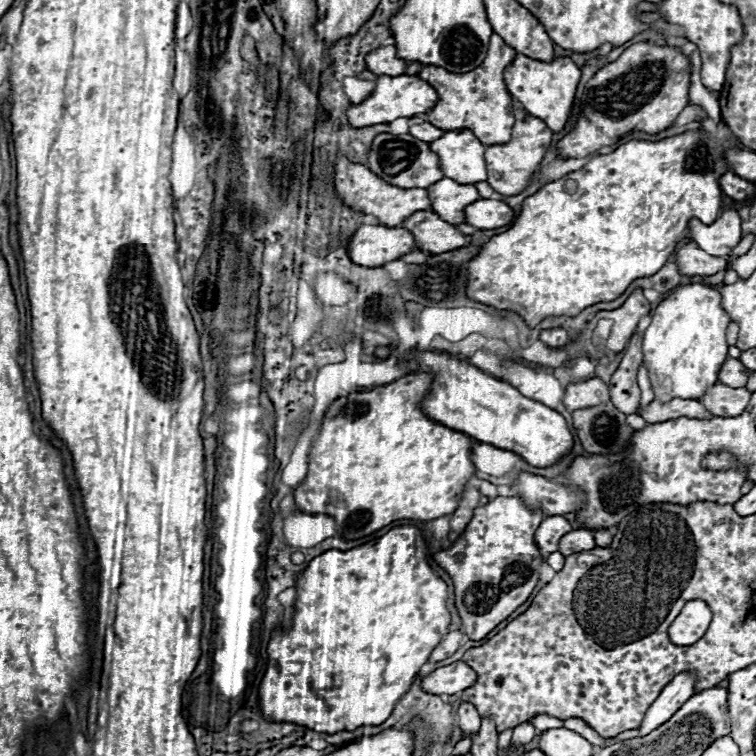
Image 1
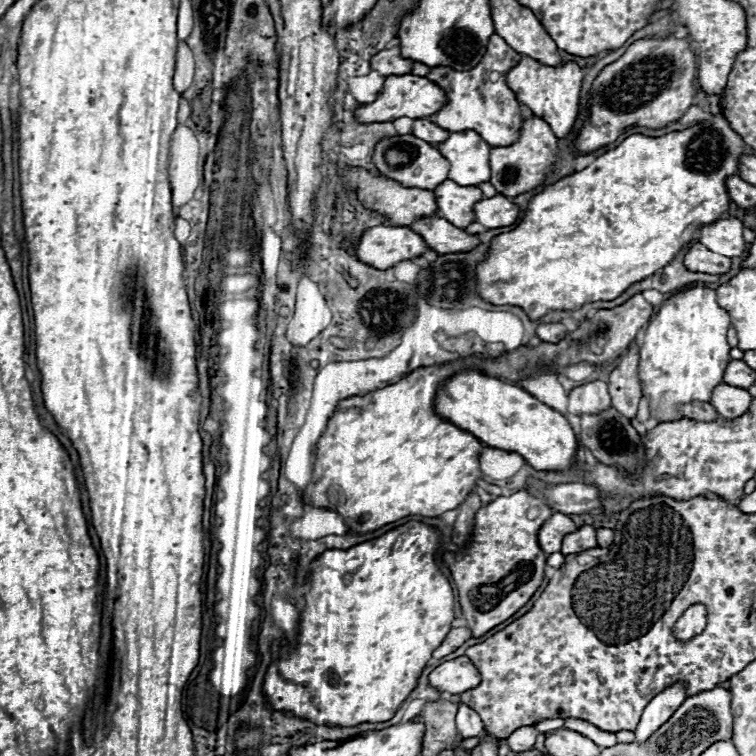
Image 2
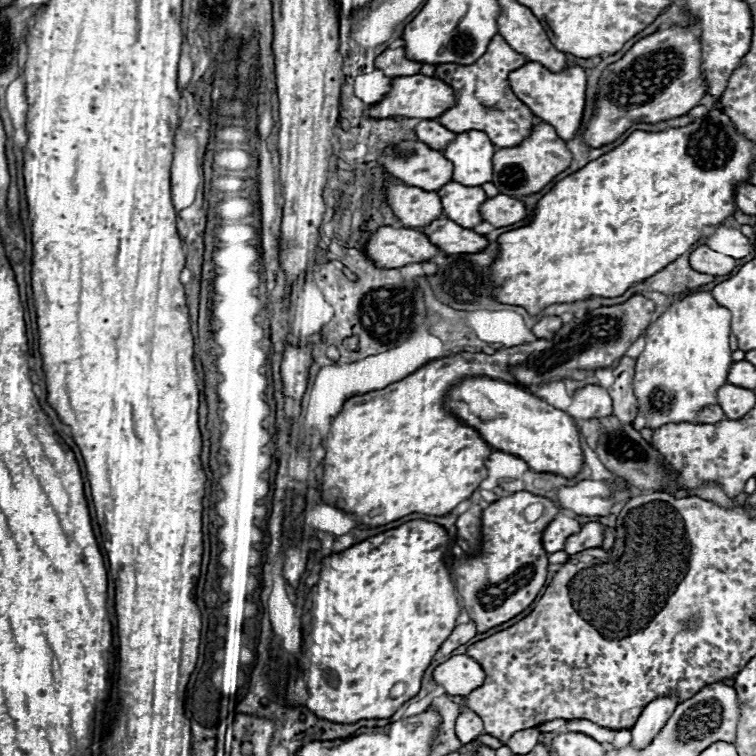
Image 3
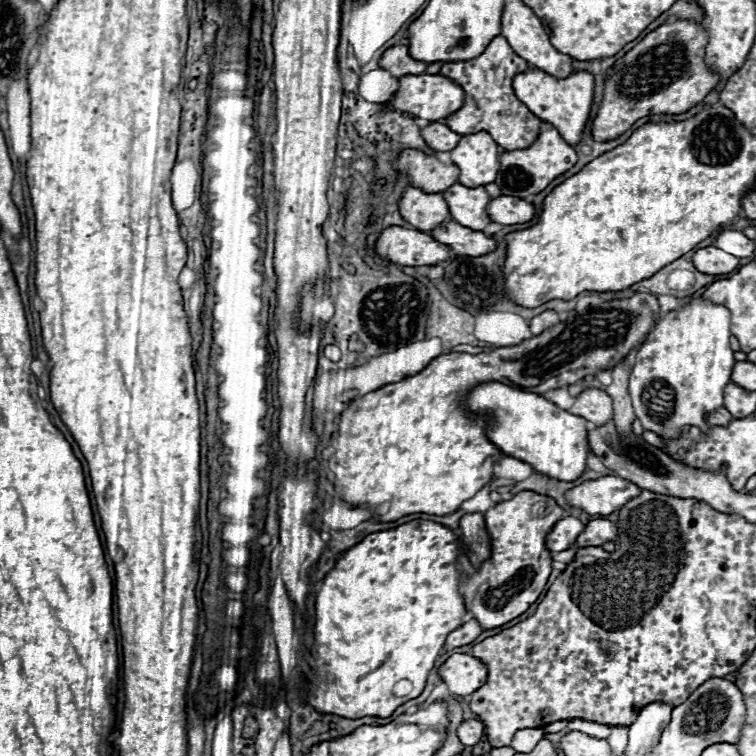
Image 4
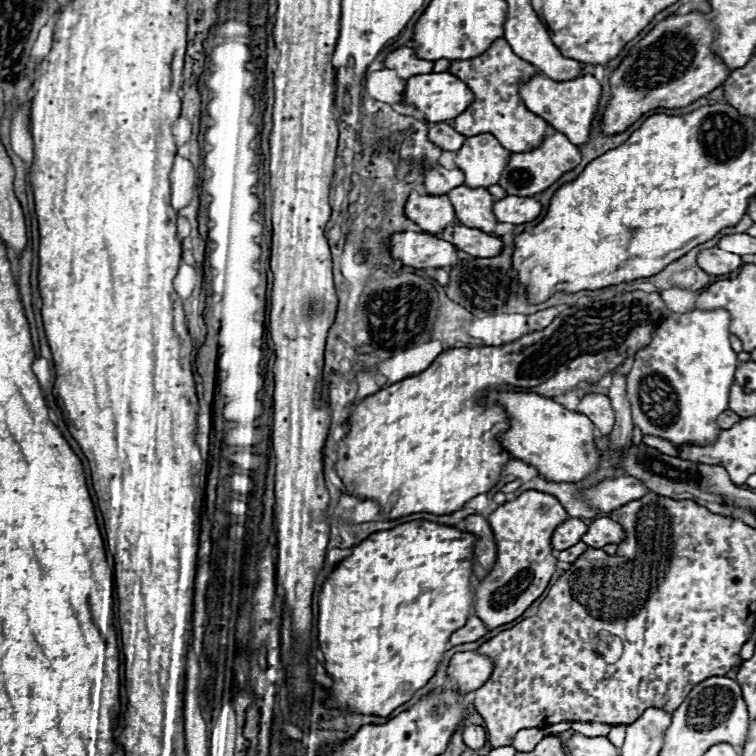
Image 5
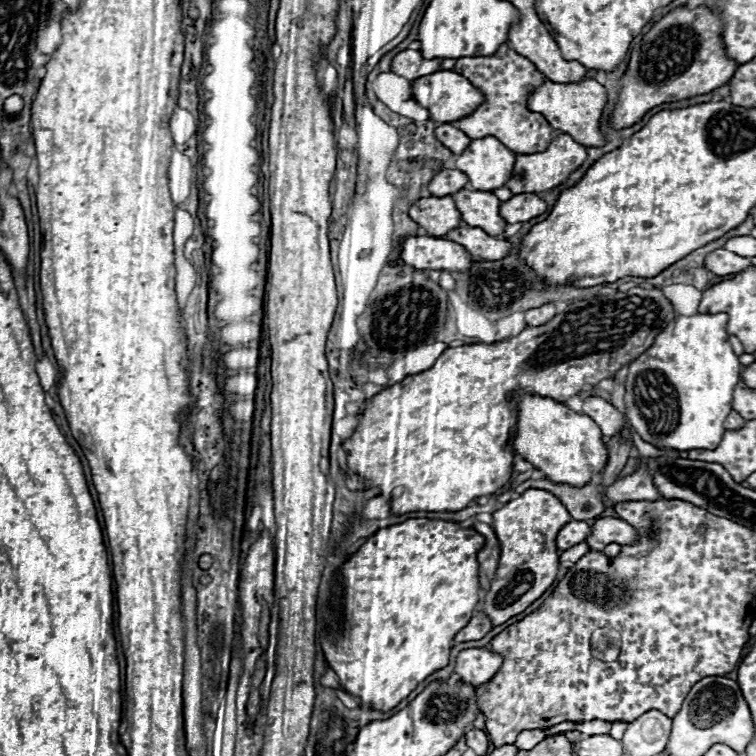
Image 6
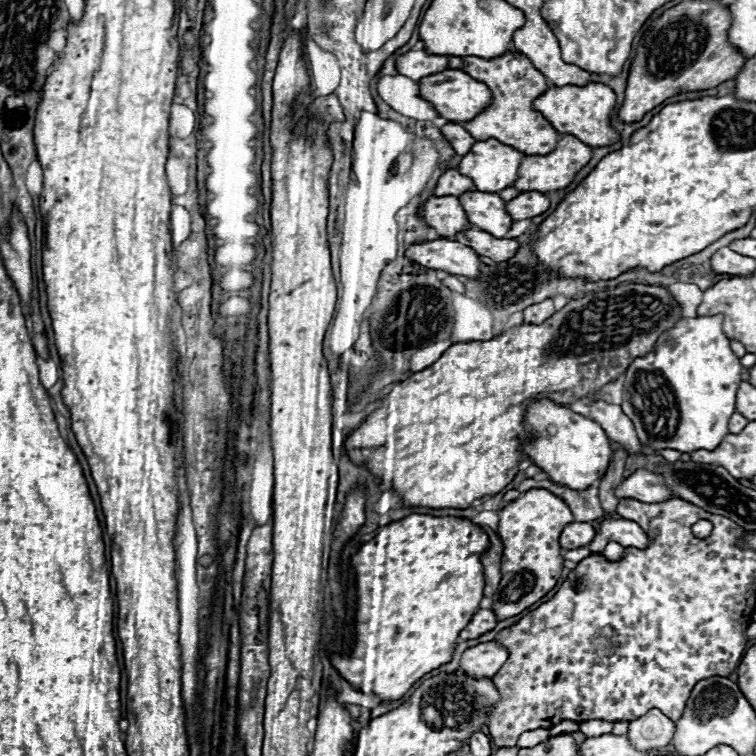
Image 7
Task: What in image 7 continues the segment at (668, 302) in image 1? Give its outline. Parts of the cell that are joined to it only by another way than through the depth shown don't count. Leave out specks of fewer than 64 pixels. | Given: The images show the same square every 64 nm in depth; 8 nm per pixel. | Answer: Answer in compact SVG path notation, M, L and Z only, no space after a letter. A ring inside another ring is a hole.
M722 314L682 318L656 340L646 356L628 366L620 406L632 420L642 444L652 450L714 450L728 434L728 418L734 414L742 364L730 350L722 322Z

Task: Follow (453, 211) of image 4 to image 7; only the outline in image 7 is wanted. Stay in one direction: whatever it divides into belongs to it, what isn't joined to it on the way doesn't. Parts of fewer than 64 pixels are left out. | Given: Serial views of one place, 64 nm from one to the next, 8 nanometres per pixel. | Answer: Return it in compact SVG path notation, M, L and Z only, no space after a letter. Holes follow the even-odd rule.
M464 192L458 196L468 220L480 230L504 238L512 226L512 218L506 214L506 202L498 194Z

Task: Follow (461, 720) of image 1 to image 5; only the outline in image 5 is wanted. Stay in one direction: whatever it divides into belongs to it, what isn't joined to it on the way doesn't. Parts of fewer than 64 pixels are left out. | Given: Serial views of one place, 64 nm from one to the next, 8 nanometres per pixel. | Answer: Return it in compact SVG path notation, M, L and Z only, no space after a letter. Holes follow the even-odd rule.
M468 724L466 728L462 728L462 740L464 740L464 744L468 748L478 750L478 748L482 748L486 744L486 732L478 724Z

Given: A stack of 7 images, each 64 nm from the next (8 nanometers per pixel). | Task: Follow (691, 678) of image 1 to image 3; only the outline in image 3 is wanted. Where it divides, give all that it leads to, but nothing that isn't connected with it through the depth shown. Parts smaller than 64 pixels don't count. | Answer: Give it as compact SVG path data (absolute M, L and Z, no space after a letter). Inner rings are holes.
M668 694L668 696L660 696L656 700L652 700L640 714L636 726L632 726L632 746L640 748L640 746L648 746L648 742L652 742L652 738L662 730L664 722L668 722L672 710L680 704L676 694Z

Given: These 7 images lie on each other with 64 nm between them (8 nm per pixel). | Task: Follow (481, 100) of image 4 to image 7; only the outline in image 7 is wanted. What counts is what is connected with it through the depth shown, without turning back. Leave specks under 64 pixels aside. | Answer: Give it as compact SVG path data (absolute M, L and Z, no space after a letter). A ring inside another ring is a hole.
M504 52L498 58L476 58L468 56L464 58L464 66L460 68L468 76L472 76L478 82L484 82L492 92L492 102L486 110L482 110L476 118L464 122L464 128L472 134L474 140L488 140L496 138L498 142L516 148L522 154L550 154L558 142L558 132L552 130L550 122L532 110L534 98L538 98L546 90L546 78L524 58L524 54L516 52Z

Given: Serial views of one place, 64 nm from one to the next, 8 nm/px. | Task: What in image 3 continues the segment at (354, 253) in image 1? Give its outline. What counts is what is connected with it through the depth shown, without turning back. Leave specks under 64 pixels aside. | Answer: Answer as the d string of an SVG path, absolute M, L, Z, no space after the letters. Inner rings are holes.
M378 228L364 246L364 254L378 268L400 268L412 262L424 262L440 254L432 246L426 234L420 234L414 228Z

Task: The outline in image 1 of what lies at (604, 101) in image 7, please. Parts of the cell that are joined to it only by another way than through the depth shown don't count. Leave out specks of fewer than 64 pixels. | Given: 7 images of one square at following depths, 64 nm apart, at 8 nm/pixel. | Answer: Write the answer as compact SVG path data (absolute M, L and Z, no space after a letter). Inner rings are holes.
M518 54L504 70L504 82L512 98L516 98L530 116L540 118L552 132L560 132L570 116L576 86L580 80L580 68L570 58L554 58L552 62L540 62Z

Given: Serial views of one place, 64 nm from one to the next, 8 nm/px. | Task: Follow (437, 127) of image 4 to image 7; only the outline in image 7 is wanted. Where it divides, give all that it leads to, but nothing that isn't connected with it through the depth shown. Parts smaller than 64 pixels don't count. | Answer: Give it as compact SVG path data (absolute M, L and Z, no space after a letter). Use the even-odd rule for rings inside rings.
M448 122L446 126L442 126L440 132L450 142L450 146L454 148L454 152L458 156L460 154L468 154L468 150L472 148L472 142L476 142L460 124L454 124L454 122Z

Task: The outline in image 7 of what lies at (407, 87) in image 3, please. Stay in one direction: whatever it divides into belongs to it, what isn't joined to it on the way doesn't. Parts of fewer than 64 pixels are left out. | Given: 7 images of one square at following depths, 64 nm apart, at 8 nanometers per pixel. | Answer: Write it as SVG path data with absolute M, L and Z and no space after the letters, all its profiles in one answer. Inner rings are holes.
M444 70L432 76L424 76L420 82L420 98L430 102L434 106L434 110L438 112L440 118L446 118L450 122L468 122L474 116L478 116L492 100L490 90L482 84L476 82L474 78L470 78L468 74L460 72L460 70Z

